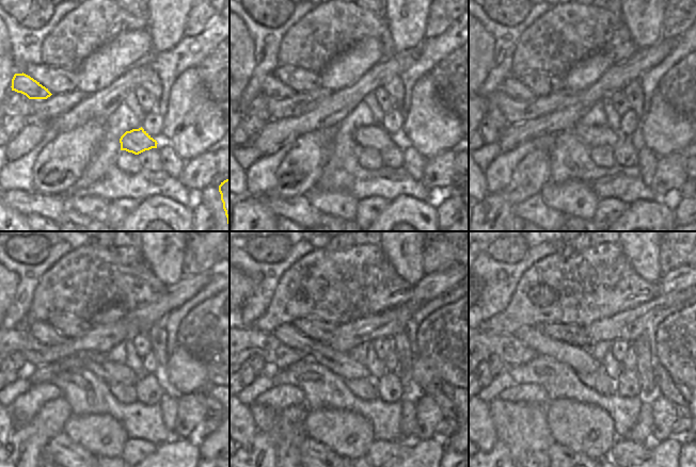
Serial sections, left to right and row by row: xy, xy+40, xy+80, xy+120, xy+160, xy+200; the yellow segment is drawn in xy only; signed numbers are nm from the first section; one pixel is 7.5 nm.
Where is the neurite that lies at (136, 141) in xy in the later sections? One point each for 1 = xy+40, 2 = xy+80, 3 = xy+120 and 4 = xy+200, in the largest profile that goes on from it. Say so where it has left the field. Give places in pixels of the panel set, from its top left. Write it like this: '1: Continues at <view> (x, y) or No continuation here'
1: Continues at xy+40 (375, 137)
2: Continues at xy+80 (590, 137)
3: Continues at xy+120 (97, 363)
4: Continues at xy+200 (579, 359).

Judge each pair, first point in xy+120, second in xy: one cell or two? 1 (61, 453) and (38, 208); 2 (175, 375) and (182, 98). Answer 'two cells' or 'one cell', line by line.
1: one cell
2: one cell

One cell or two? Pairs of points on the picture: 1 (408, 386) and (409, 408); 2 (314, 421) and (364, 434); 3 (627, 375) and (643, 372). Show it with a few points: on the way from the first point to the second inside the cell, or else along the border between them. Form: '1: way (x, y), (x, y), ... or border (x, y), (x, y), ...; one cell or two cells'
1: border (405, 397), (414, 398); two cells
2: way (327, 427), (341, 431), (351, 431); one cell
3: border (634, 370), (641, 393); two cells

